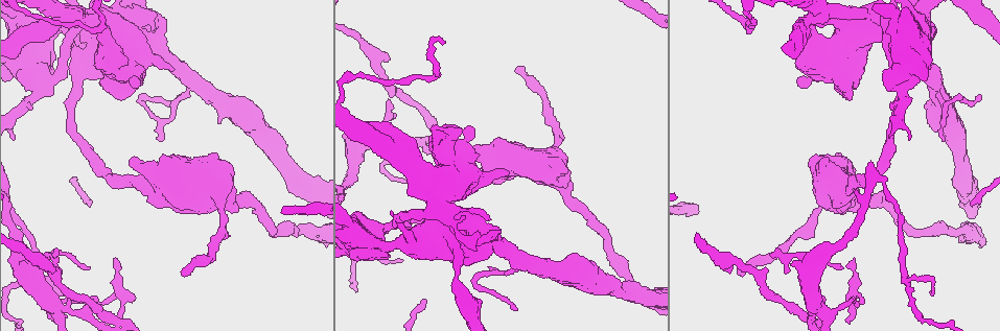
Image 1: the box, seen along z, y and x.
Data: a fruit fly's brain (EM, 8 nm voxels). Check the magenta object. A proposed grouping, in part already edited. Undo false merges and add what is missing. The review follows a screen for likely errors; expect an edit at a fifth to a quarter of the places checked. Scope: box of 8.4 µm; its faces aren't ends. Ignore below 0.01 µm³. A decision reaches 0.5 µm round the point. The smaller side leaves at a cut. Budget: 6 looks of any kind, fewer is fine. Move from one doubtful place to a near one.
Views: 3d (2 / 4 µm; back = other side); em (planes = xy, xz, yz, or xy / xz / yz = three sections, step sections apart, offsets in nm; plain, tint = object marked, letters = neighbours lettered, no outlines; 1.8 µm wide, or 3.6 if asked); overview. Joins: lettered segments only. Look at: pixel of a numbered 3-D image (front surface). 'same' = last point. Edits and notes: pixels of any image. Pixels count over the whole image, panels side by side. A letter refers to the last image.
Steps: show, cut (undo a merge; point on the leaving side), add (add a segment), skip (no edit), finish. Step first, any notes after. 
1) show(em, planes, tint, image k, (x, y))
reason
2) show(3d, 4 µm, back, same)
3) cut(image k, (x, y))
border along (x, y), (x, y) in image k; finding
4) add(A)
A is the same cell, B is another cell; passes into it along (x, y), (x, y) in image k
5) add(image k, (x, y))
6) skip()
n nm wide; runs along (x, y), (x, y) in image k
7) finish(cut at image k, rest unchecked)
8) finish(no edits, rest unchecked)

show(em, xz, step 8, tint, image 1, (908, 278))
a fork

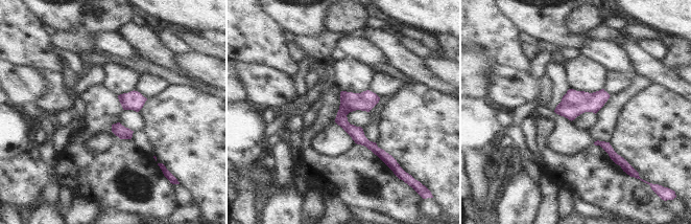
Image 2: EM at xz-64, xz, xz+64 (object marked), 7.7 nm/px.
show(em, xz, step 8, letters, same)
see the neighbours

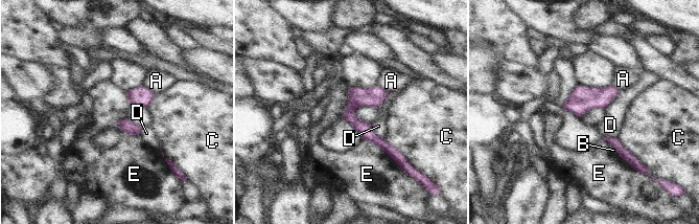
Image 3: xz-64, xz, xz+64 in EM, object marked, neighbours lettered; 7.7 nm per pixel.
skip()
A, B, C, D and E are other cells; border along (363, 138), (373, 141), (398, 164) in image 3; continuous, no second cell

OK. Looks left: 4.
show(em, xz, step 8, letters, image 1, (99, 313))
abrupt turn

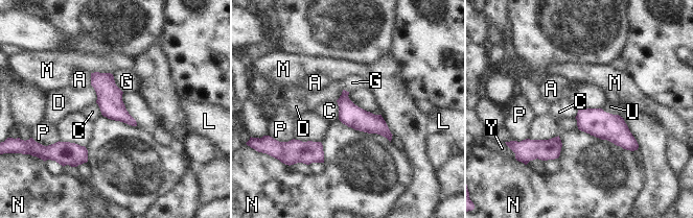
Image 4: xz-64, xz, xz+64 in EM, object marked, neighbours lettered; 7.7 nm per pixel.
skip()
170 nm wide; A, C, D, G, L, M, N, P, U and Y are other cells; border along (336, 101), (339, 118) in image 4; continuous, no second cell

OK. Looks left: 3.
show(3d, 2 µm, back, image 1, (515, 70))

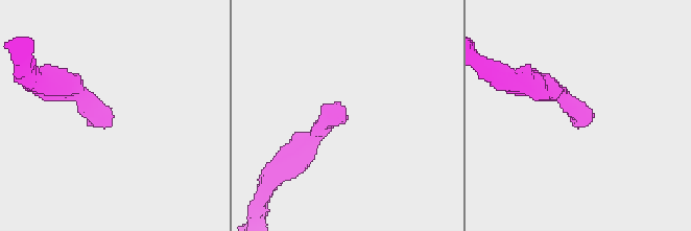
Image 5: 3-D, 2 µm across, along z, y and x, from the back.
show(em, planes, letters, image 5, (342, 113))
need the tissue

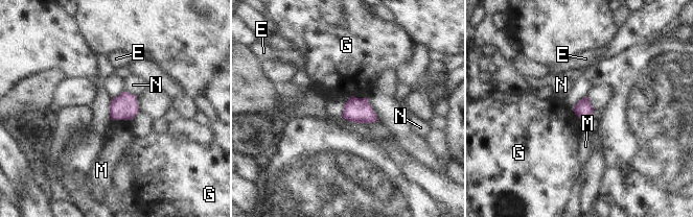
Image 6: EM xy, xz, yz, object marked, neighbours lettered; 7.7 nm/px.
skip()
E, G, M and N are other cells; border along (572, 110), (580, 118) in image 6; none of them fits

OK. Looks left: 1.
finish(no edits, rest unchecked)

